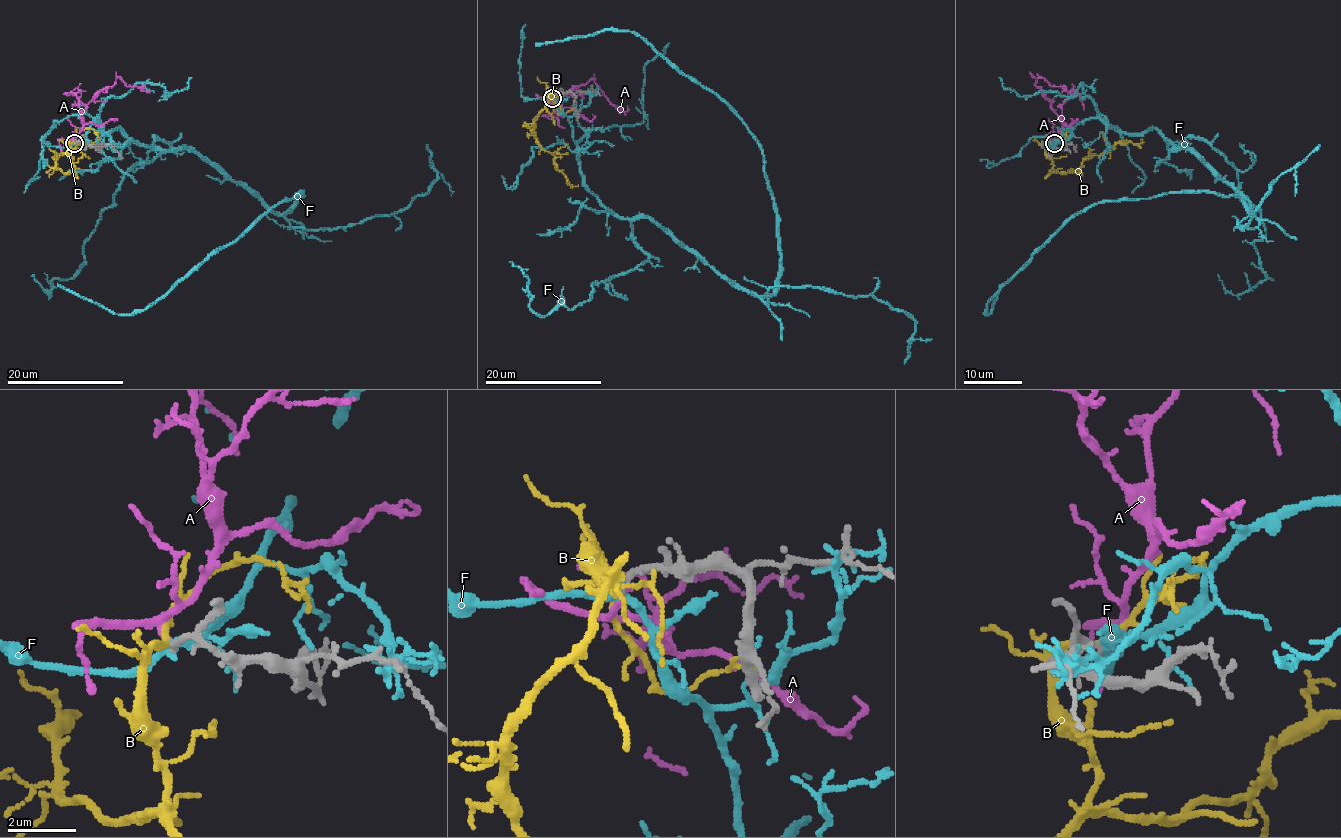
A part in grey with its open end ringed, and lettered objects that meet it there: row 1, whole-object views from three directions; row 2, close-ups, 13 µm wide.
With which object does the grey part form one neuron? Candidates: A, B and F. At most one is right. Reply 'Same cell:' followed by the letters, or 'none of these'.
Same cell: A

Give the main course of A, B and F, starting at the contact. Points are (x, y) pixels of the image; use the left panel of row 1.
A: (75, 143), (86, 104), (116, 79), (149, 92)
B: (73, 143), (70, 146), (72, 169), (69, 172), (56, 168), (59, 155), (76, 143), (91, 143), (100, 139)
F: (75, 143), (95, 118), (146, 148), (194, 149), (275, 212), (302, 196), (132, 314), (57, 283)

